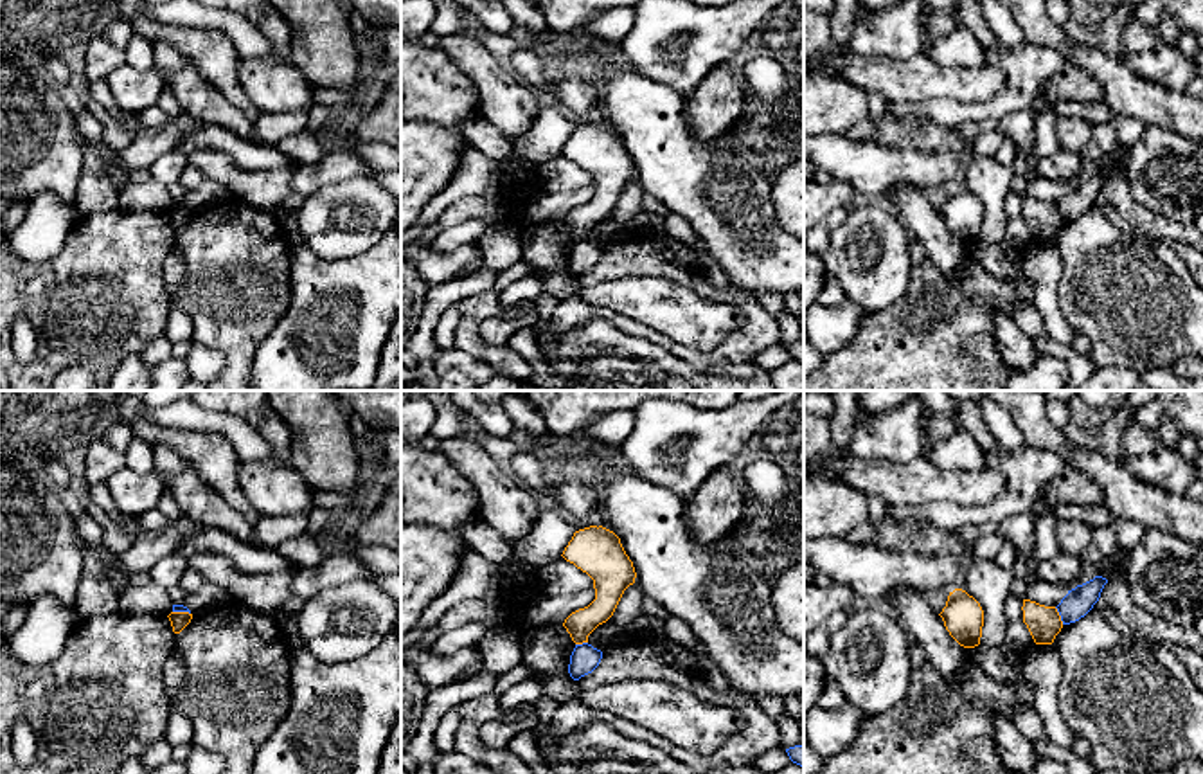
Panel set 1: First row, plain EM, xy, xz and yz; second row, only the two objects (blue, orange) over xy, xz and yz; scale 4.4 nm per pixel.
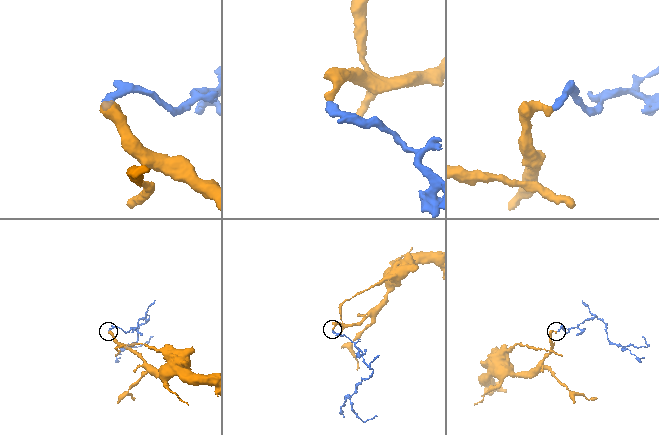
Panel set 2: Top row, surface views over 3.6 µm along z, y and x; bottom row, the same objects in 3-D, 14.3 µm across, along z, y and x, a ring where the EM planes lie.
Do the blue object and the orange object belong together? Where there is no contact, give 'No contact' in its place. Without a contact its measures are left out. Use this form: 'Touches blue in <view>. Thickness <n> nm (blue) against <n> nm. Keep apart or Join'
Touches blue in yz. Thickness 120 nm (blue) against 150 nm. Keep apart

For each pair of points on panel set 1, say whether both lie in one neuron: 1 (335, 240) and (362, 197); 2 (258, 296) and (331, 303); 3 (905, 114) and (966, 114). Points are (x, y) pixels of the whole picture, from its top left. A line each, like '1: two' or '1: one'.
1: one
2: two
3: one

